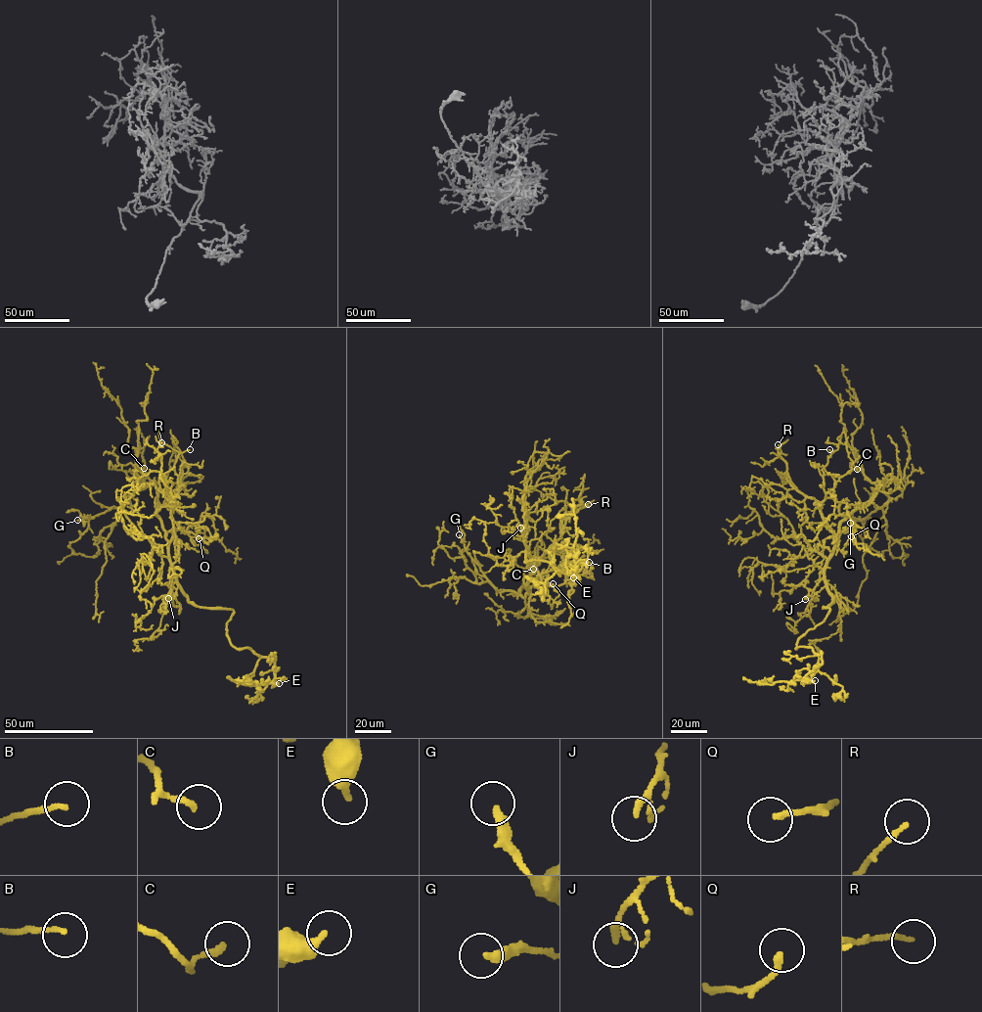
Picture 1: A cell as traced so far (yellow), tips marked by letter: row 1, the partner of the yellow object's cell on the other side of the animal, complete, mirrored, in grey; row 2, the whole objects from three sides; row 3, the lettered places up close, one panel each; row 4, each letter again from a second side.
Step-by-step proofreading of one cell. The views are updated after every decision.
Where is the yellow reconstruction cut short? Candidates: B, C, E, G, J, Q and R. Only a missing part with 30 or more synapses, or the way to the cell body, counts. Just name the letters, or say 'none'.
none

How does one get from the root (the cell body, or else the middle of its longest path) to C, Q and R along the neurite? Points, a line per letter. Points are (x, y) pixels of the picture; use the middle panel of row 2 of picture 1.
C: (529, 548), (533, 559), (528, 567), (528, 592), (523, 572), (529, 567), (533, 569)
Q: (529, 548), (542, 581), (549, 586), (553, 583)
R: (529, 548), (533, 557), (543, 556), (559, 537), (563, 516), (576, 512), (580, 504), (588, 504)

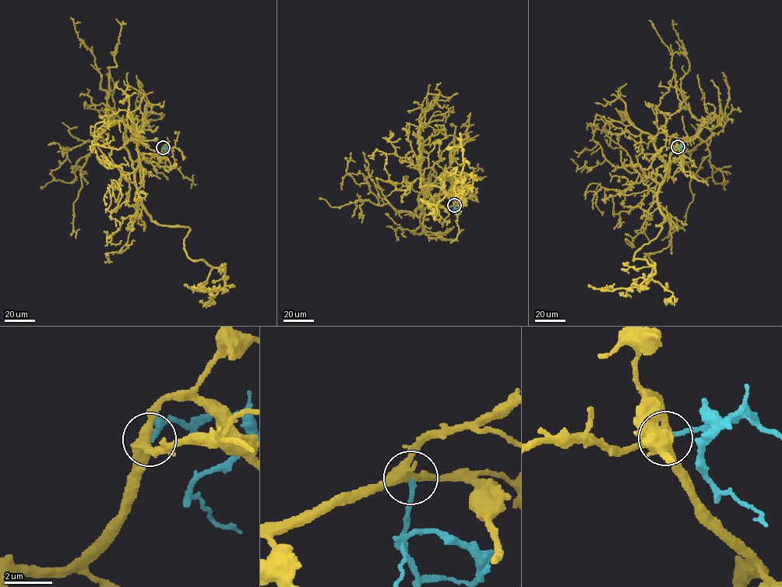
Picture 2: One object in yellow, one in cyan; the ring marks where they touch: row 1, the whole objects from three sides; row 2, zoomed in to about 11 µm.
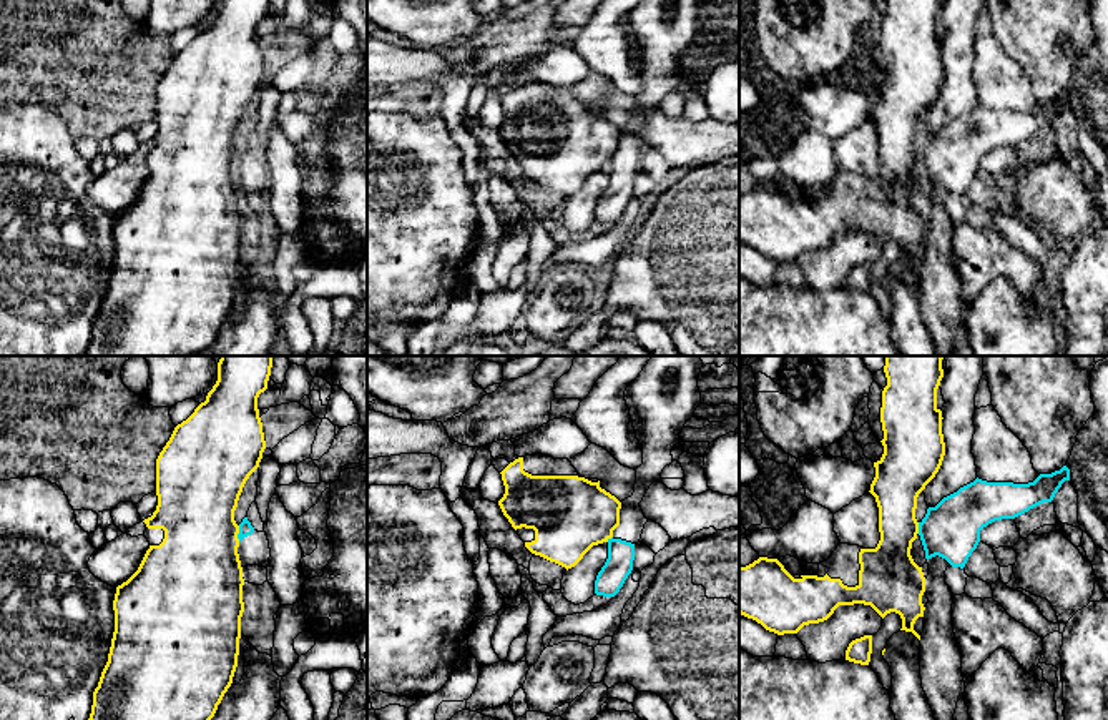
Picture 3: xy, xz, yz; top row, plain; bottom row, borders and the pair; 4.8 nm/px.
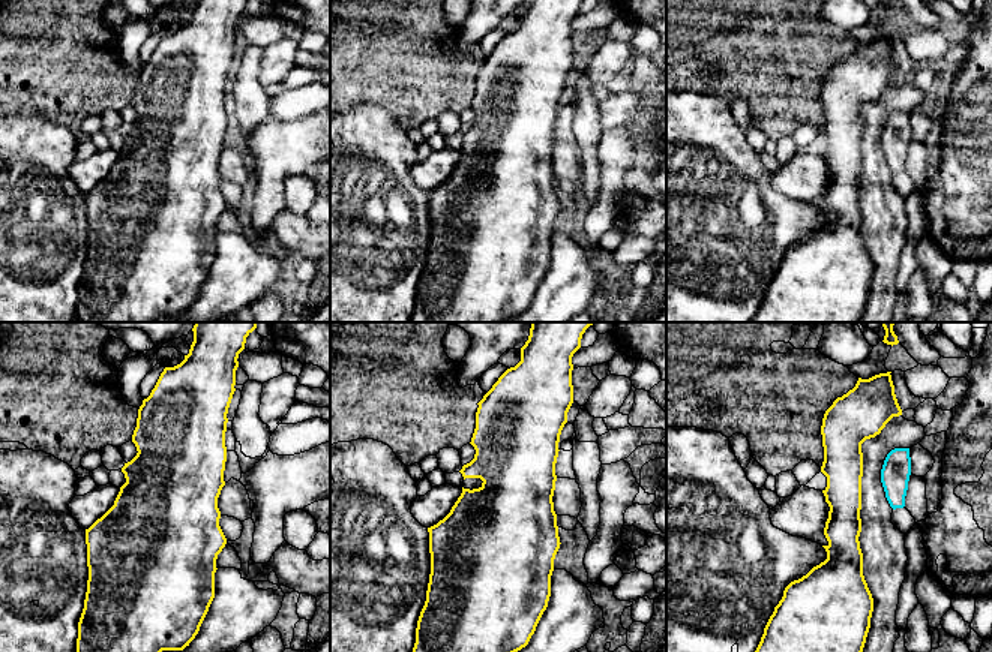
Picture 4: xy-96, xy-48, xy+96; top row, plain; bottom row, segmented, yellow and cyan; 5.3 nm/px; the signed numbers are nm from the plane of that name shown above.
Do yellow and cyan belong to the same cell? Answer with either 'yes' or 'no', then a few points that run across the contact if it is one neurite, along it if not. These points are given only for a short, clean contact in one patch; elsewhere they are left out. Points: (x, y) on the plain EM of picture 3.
no; line xy (240, 153), (238, 168)

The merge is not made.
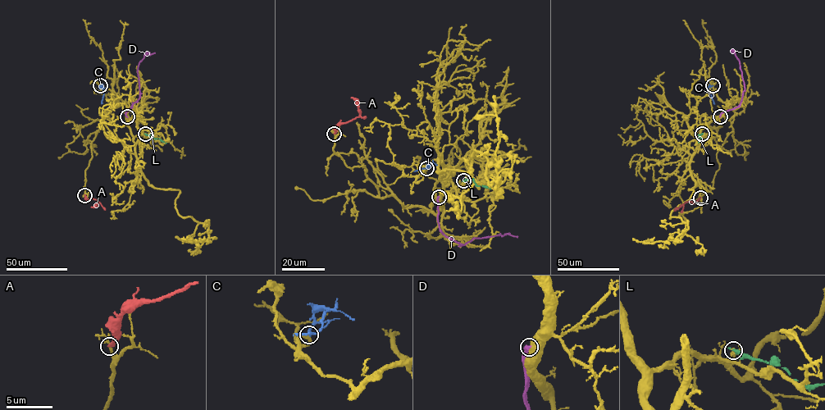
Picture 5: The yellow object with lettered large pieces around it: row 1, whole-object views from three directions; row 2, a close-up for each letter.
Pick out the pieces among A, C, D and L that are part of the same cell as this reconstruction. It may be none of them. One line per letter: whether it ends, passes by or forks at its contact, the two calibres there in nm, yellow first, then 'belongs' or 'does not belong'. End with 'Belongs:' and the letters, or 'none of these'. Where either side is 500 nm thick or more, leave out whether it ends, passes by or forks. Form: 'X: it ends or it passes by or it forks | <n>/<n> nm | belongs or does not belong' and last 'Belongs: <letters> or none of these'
A: it ends | 150/320 nm | does not belong
C: it ends | 280/240 nm | does not belong
D: 750/280 nm | does not belong
L: it ends | 130/340 nm | does not belong
Belongs: none of these

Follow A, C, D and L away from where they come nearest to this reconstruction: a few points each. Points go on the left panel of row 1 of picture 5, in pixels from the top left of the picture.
A: (84, 195), (86, 199), (97, 202), (91, 207)
C: (100, 85), (104, 93), (102, 102)
D: (126, 116), (125, 113), (139, 98), (138, 65), (146, 52), (155, 52)
L: (145, 134), (166, 143)

